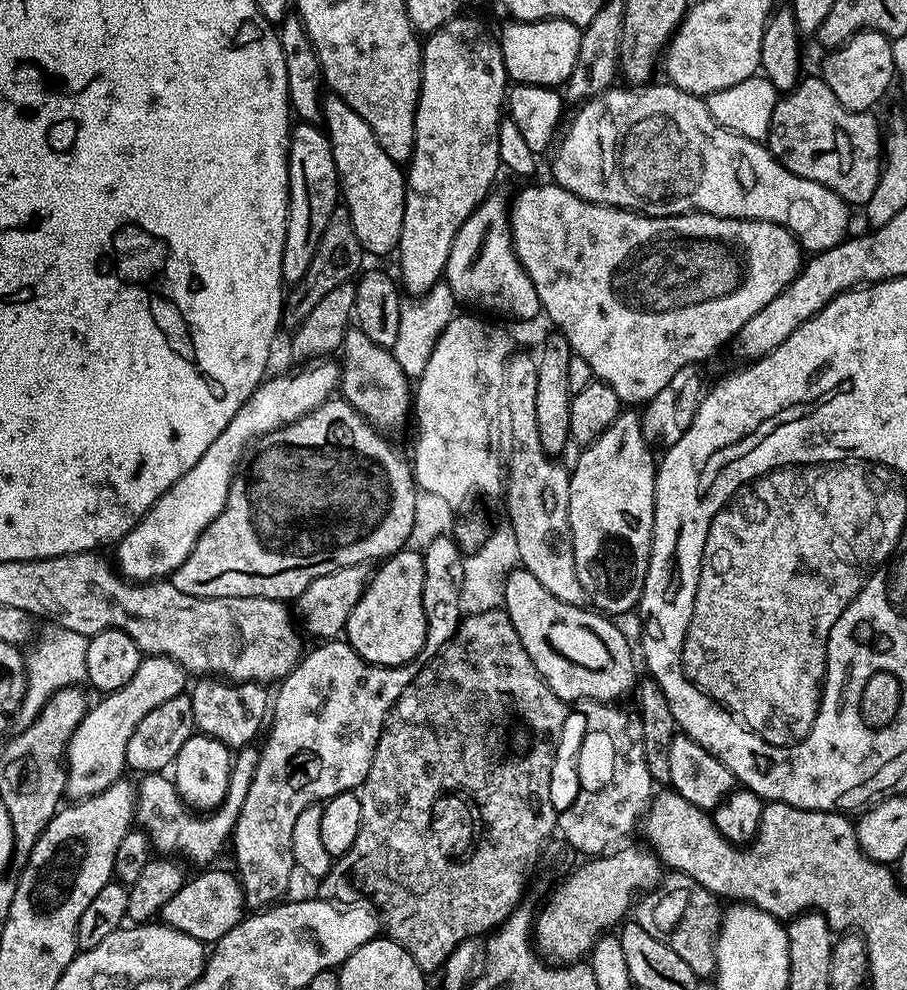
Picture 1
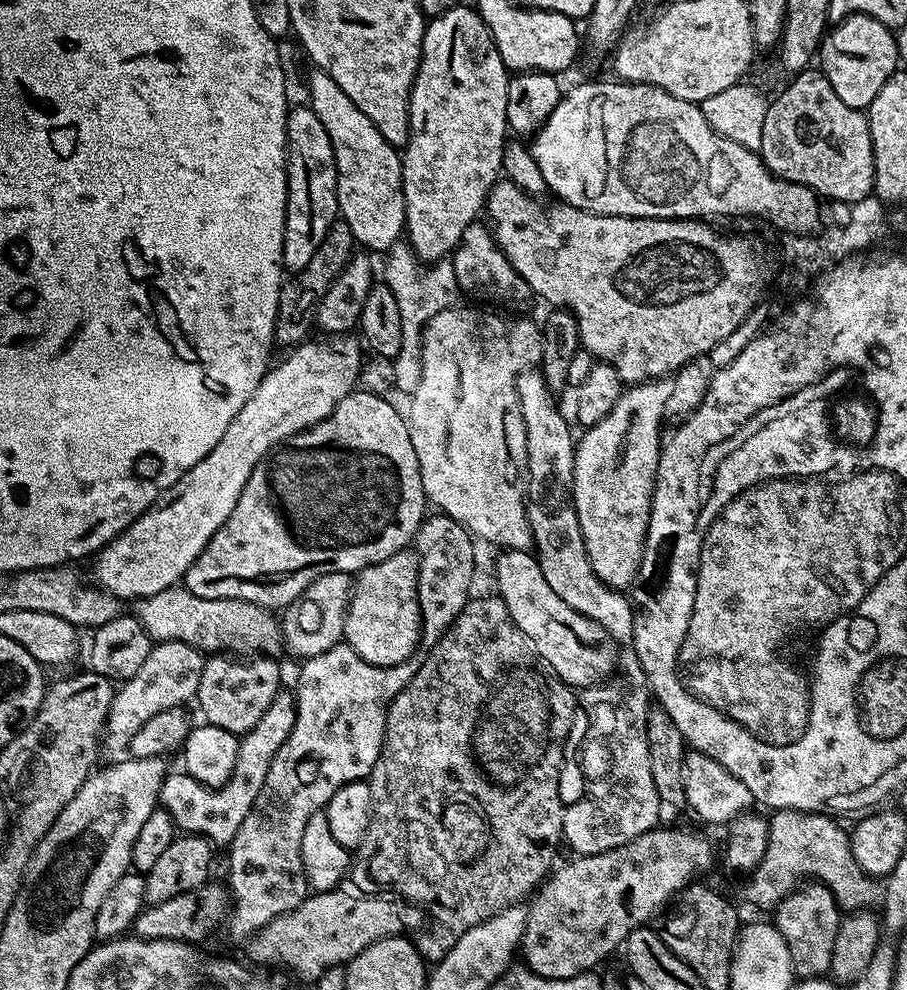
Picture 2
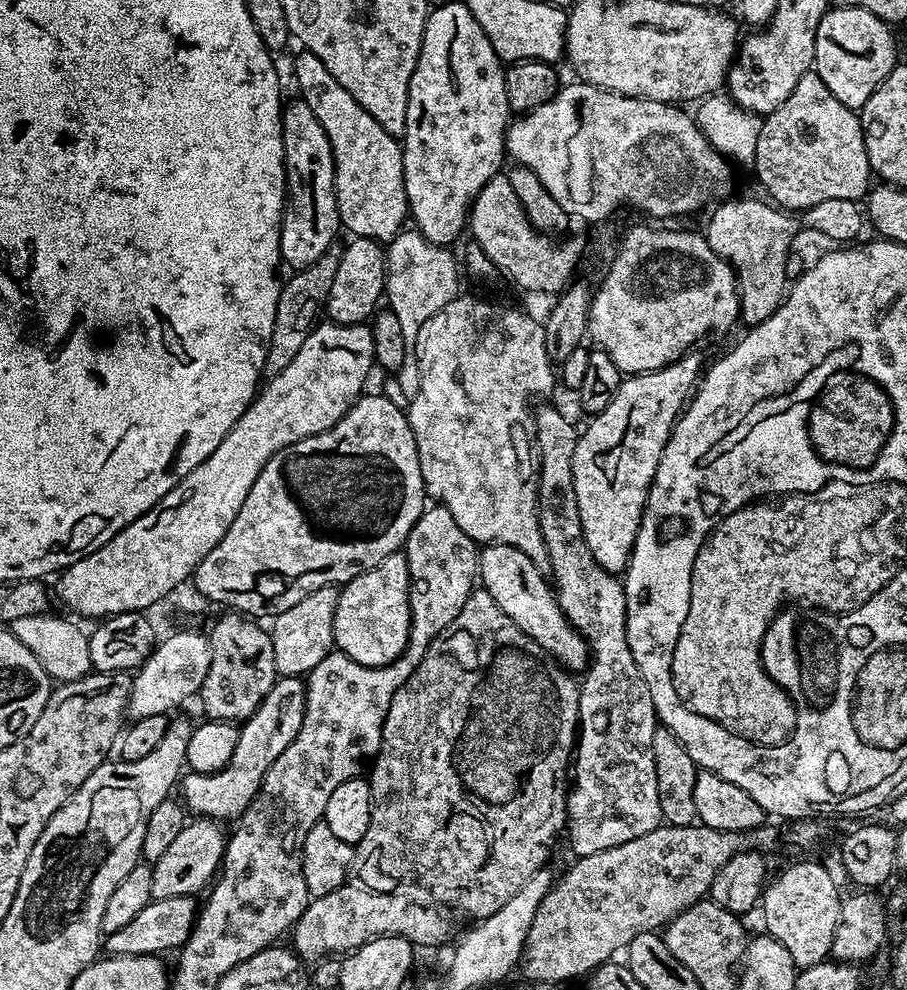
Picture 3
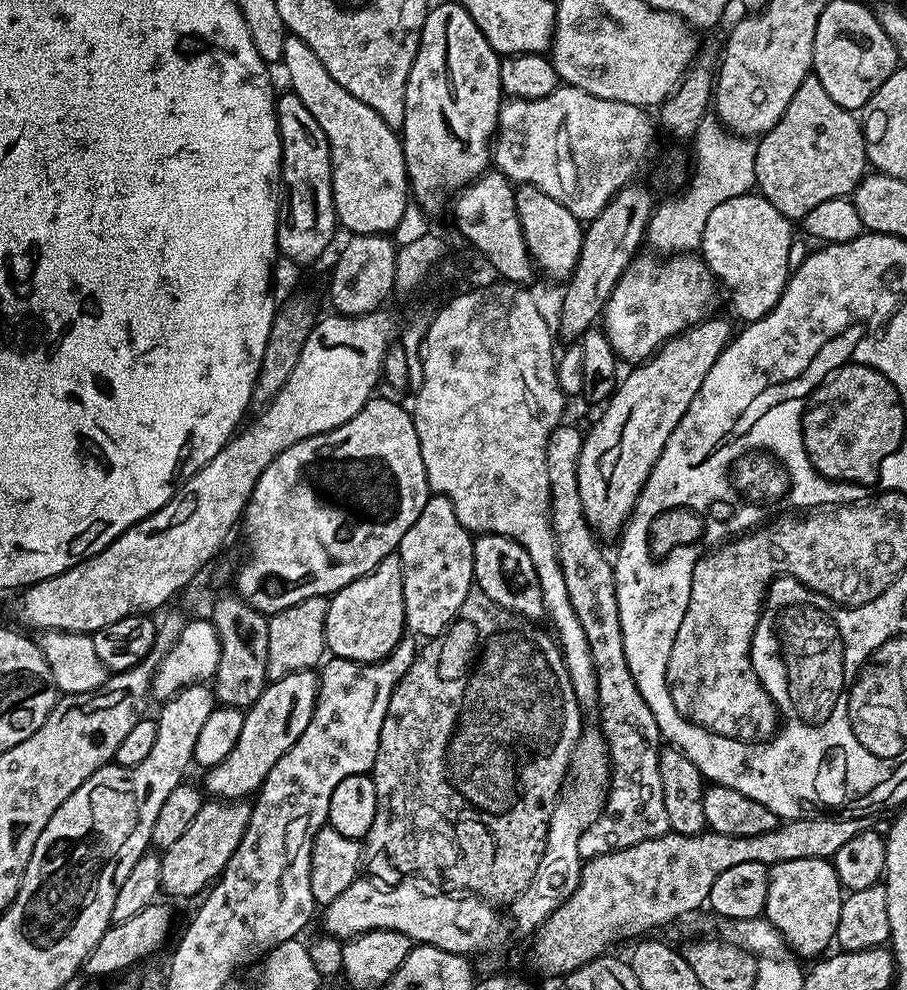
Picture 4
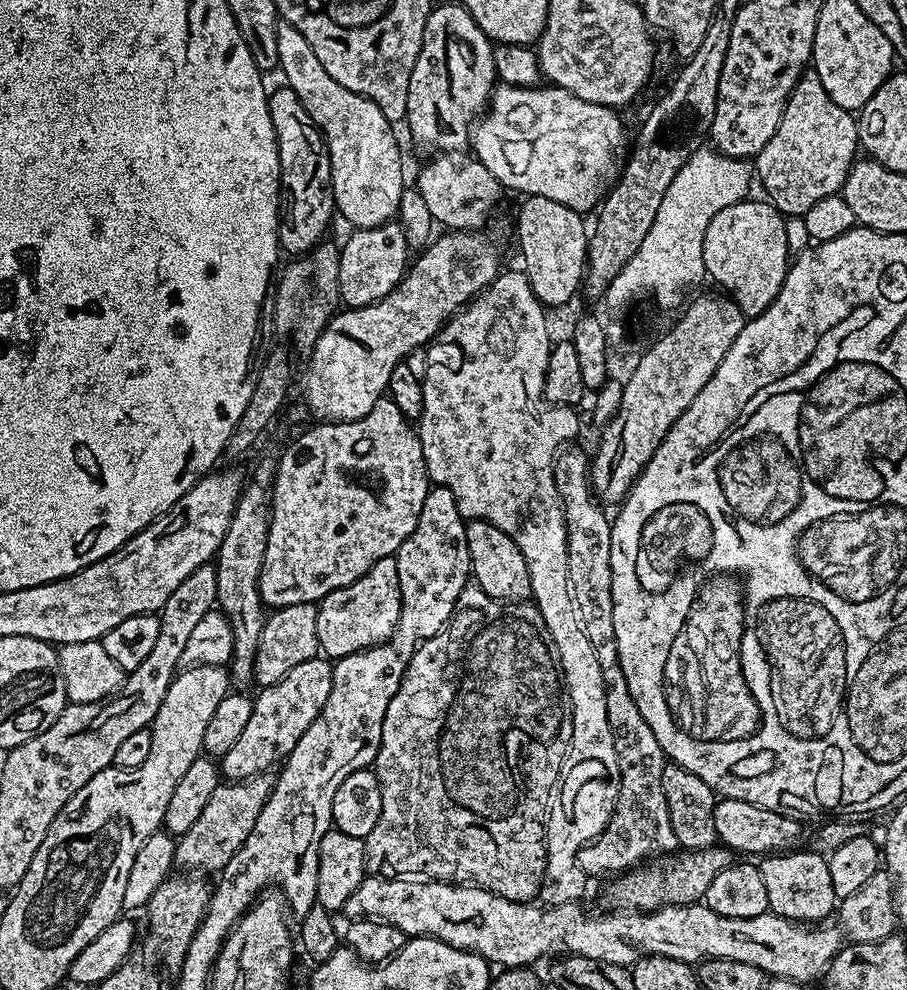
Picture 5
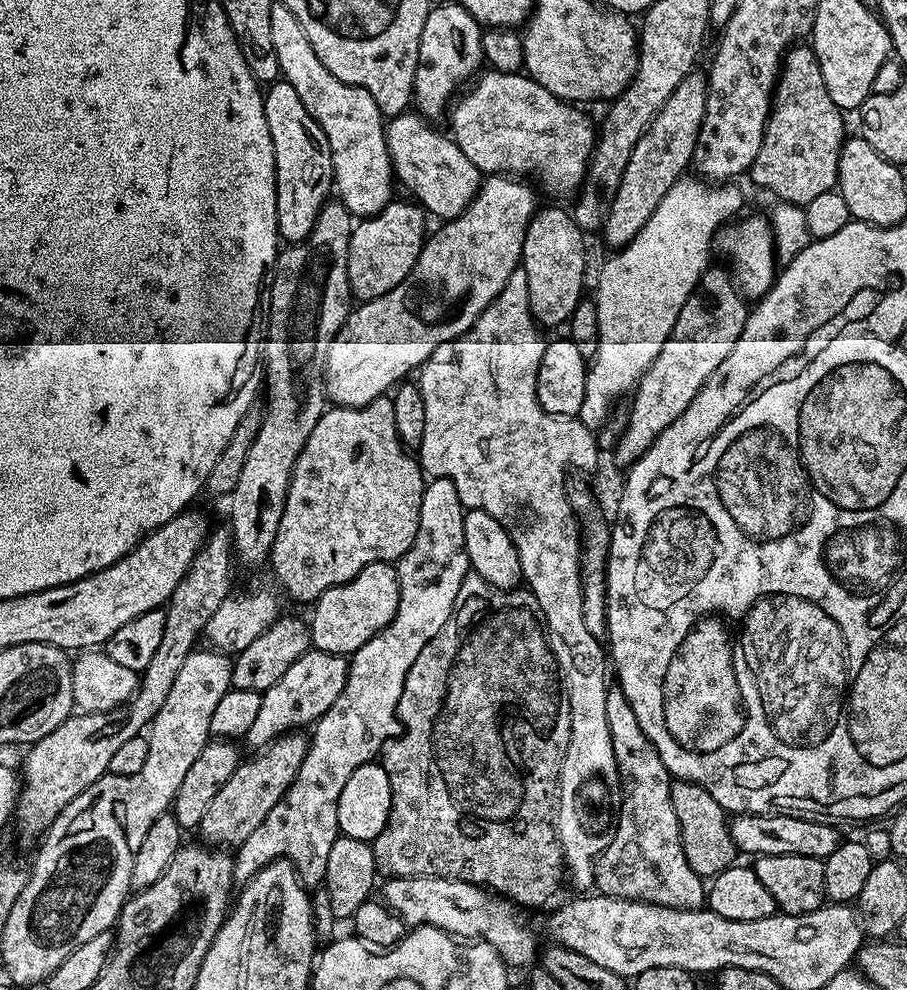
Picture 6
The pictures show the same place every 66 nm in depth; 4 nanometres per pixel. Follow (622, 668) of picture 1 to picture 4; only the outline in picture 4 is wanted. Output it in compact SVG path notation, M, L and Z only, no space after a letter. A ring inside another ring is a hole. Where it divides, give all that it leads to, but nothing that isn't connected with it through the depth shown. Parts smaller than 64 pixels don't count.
M485 532L473 539L472 549L474 584L484 591L486 598L502 606L506 612L523 616L525 620L540 622L545 619L544 599L538 586L538 574L534 574L534 562L530 562L530 554L526 554L518 542Z

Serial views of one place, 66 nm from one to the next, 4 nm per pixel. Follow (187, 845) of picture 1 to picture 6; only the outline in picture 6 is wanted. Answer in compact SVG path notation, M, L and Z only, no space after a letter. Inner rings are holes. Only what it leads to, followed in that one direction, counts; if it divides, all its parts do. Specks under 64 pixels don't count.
M312 648L302 654L298 662L290 662L290 670L286 670L286 674L282 674L282 678L278 678L278 682L274 682L274 686L270 686L270 690L260 697L258 718L254 718L246 737L246 743L256 748L252 750L263 750L272 741L293 730L304 730L315 725L320 716L334 706L338 694L342 694L342 686L346 686L348 677L348 661L348 656Z

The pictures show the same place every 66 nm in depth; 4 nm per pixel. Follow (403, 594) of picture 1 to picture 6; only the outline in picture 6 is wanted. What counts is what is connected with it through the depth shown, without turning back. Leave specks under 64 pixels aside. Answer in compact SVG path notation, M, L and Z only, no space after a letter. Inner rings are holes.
M379 560L363 568L352 580L334 586L311 605L312 648L348 656L374 638L394 618L400 601L400 583L395 563Z

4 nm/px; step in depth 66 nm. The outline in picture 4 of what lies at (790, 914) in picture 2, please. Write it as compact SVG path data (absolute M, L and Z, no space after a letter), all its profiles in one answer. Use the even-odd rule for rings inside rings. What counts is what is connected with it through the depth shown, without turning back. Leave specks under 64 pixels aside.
M799 858L778 862L768 869L764 916L778 930L778 934L782 934L785 945L791 951L793 948L800 956L820 958L833 947L838 930L838 914L842 914L845 895L831 859Z

